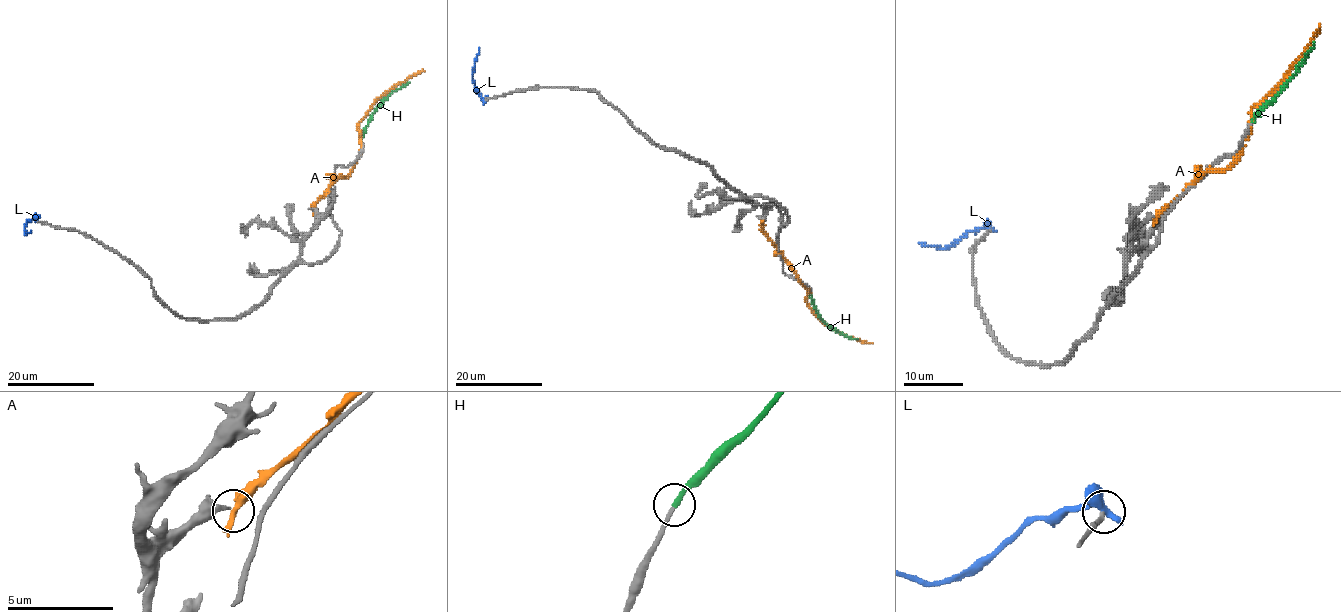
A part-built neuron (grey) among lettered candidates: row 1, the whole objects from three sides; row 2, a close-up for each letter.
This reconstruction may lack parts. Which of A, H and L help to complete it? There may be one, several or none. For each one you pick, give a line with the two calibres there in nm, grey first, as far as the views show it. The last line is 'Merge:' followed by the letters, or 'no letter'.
H: calibres 170 and 240 nm
Merge: H

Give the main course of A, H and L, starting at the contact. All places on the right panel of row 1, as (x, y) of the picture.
A: (1155, 217), (1204, 173), (1224, 170), (1237, 156), (1247, 137), (1250, 110), (1267, 97), (1302, 56), (1320, 26)
H: (1252, 119), (1277, 93), (1314, 41)
L: (990, 229), (969, 230), (951, 245), (939, 248), (920, 242)

